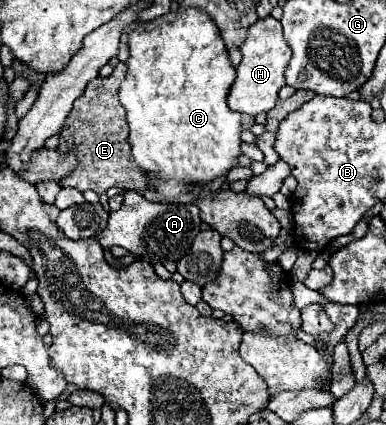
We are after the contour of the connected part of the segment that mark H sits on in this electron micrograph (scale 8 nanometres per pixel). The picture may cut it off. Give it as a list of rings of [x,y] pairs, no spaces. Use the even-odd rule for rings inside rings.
[[[274,17],[258,19],[248,29],[248,37],[240,47],[242,51],[242,63],[236,67],[236,81],[232,83],[230,95],[228,95],[228,107],[232,111],[248,113],[256,117],[258,113],[268,113],[278,99],[278,91],[286,85],[286,65],[290,63],[292,49],[288,47],[286,39],[282,37],[282,25]]]

